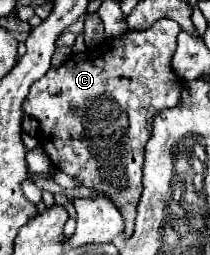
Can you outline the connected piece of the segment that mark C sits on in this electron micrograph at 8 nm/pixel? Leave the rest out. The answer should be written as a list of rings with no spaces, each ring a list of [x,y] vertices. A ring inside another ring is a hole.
[[[164,18],[148,30],[130,30],[124,36],[114,38],[107,50],[86,50],[82,54],[74,54],[60,68],[50,68],[42,80],[36,80],[22,104],[22,110],[40,122],[40,146],[50,156],[52,164],[60,172],[74,176],[80,184],[106,192],[106,196],[110,196],[110,200],[118,206],[126,222],[124,238],[128,238],[134,230],[136,206],[142,196],[144,146],[152,132],[152,118],[154,114],[180,104],[184,84],[170,66],[178,32],[178,22]],[[68,104],[76,106],[78,114],[72,114]]]

